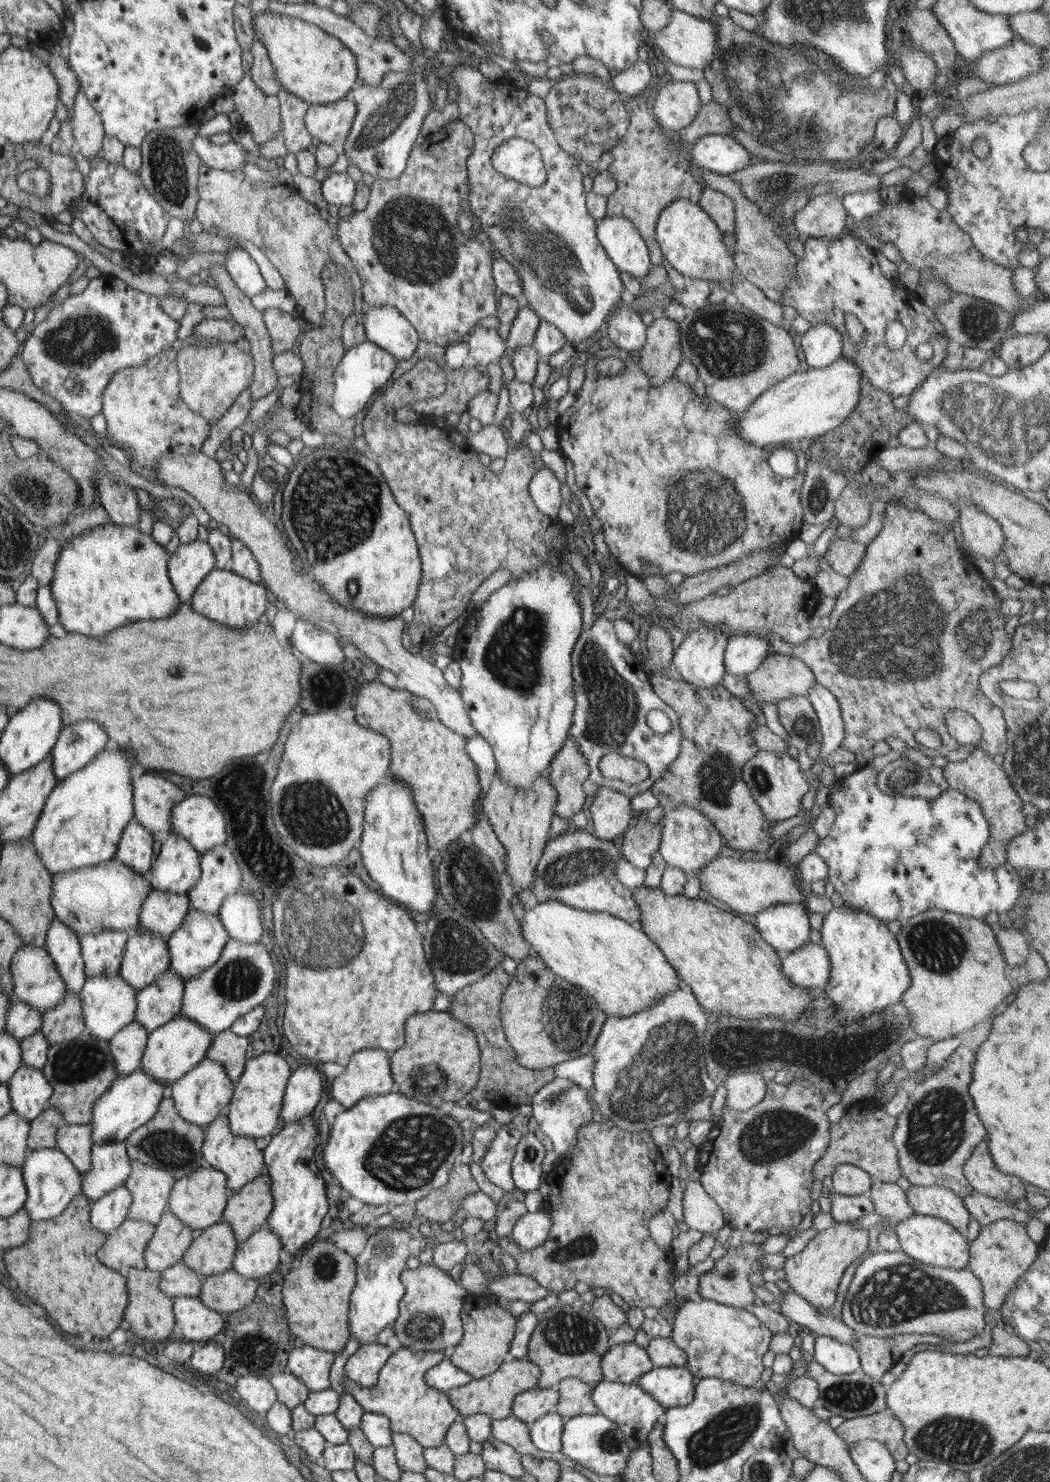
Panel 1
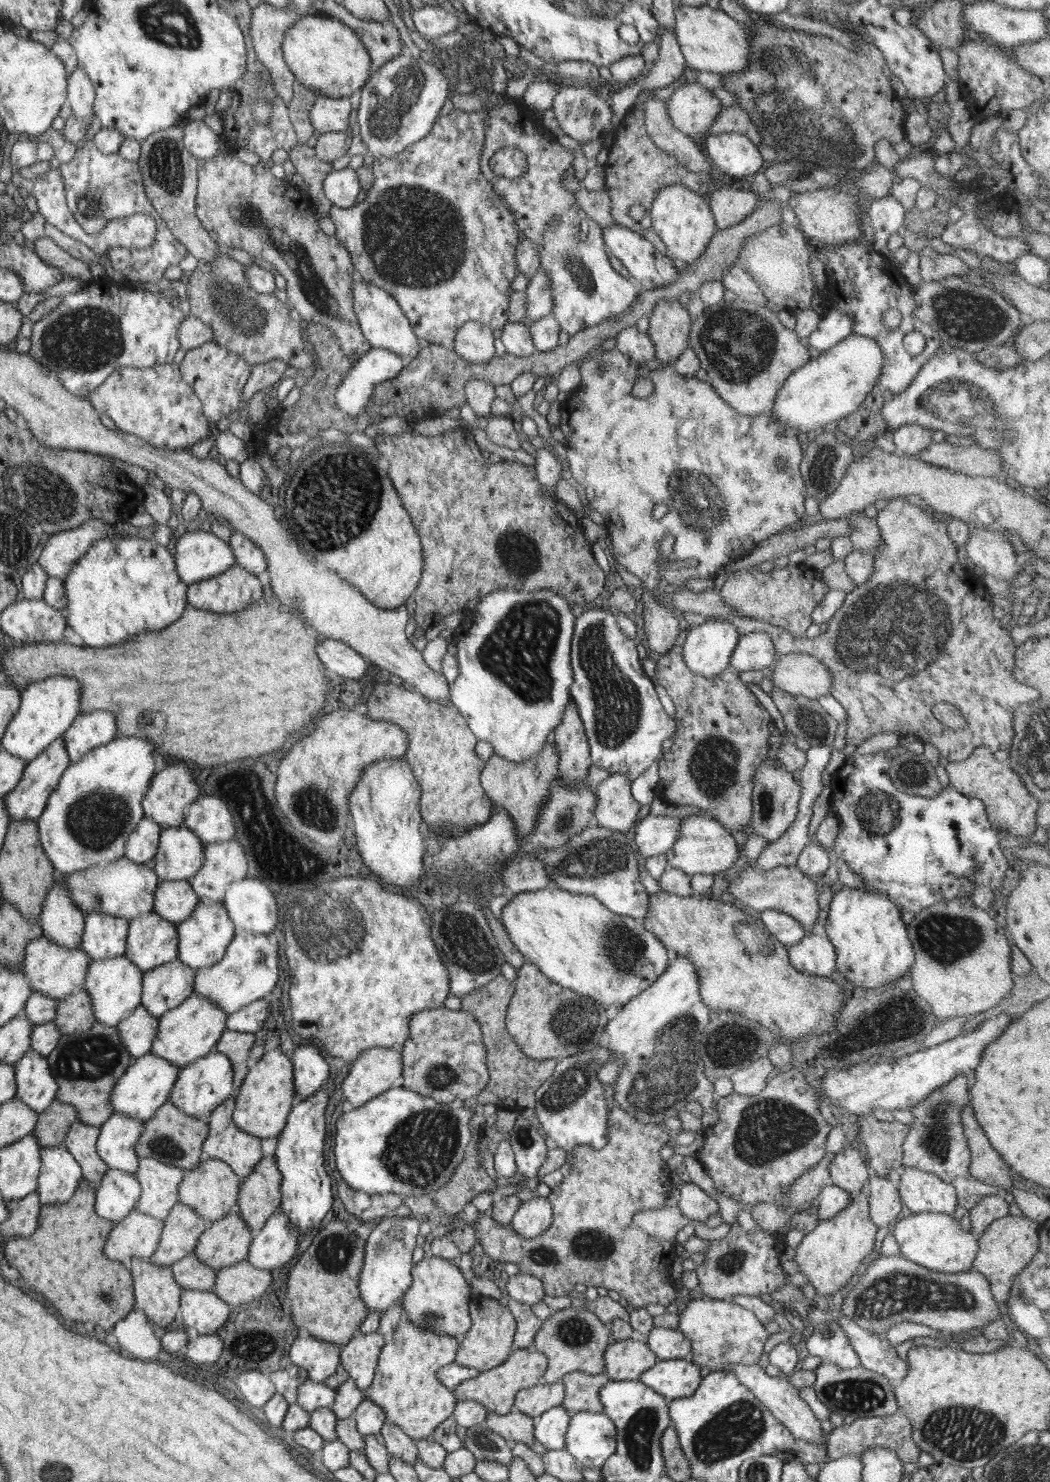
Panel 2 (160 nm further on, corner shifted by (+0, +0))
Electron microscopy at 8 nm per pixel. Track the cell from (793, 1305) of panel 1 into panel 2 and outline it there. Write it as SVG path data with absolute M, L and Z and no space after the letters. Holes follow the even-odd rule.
M845 1316L836 1321L846 1331L846 1336L849 1336L859 1356L860 1364L889 1378L893 1386L902 1382L908 1372L909 1364L896 1352L895 1345L858 1326L851 1318Z

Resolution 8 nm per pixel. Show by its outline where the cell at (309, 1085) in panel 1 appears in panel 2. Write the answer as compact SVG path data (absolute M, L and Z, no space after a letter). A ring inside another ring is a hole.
M312 1044L298 1046L292 1056L296 1103L300 1103L325 1085L330 1068L320 1050Z

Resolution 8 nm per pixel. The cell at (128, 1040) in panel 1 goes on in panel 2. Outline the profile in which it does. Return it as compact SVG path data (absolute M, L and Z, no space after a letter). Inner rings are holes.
M140 1006L130 1012L128 1018L118 1024L118 1034L133 1059L142 1058L152 1052L158 1034L159 1019L154 1018L146 1008Z

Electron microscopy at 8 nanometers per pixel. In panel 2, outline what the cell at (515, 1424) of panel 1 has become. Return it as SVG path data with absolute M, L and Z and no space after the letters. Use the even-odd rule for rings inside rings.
M511 1410L505 1415L487 1411L485 1425L494 1432L497 1432L502 1438L505 1438L510 1444L518 1441L527 1444L531 1449L543 1454L547 1451L545 1446L534 1436L535 1425L532 1417L518 1410Z

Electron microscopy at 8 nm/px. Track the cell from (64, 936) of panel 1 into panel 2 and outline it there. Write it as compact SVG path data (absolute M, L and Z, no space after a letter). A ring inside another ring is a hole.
M59 874L57 883L49 890L39 920L42 935L46 938L66 948L80 947L80 938L85 932L84 914L73 901L65 885L64 874Z

